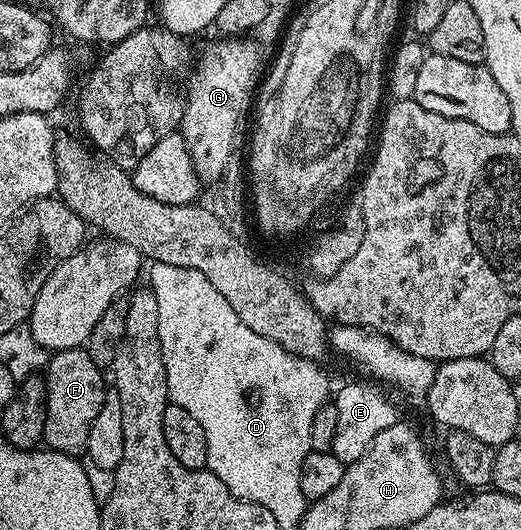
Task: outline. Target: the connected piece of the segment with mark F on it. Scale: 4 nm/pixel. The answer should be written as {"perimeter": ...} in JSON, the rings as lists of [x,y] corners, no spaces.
{"perimeter":[[[82,346],[55,351],[48,358],[45,366],[47,411],[43,443],[50,450],[76,457],[82,456],[86,452],[89,425],[93,425],[93,417],[97,417],[97,413],[101,413],[101,405],[109,390],[108,380],[106,383],[103,375],[105,375],[104,368],[97,366],[93,357],[89,357],[89,353]]]}

